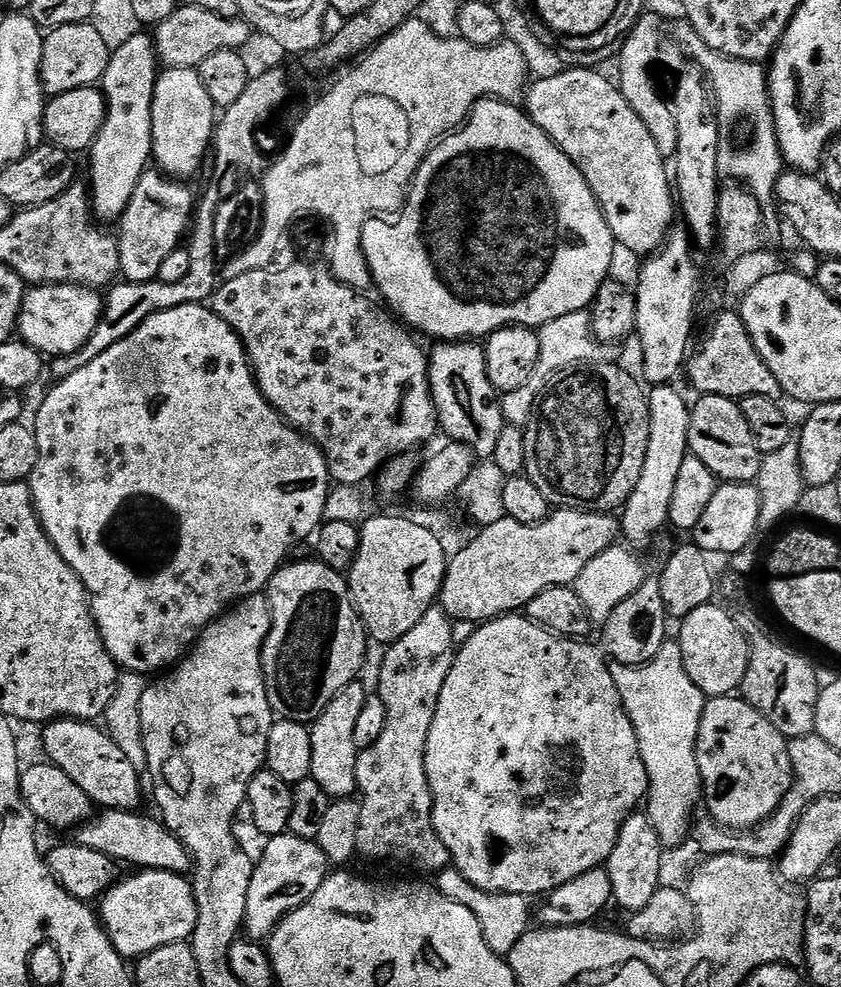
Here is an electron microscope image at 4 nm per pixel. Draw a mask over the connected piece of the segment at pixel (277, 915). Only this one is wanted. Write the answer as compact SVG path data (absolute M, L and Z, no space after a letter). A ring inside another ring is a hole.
M291 834L274 836L255 861L250 878L250 891L246 894L246 914L244 915L243 935L247 939L264 942L271 937L277 924L298 906L306 903L322 886L330 874L330 865L326 854L315 840L298 838Z

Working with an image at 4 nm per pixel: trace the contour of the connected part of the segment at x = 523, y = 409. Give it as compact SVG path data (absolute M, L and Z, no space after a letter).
M585 310L566 314L562 318L554 318L554 322L546 322L540 333L540 361L526 386L522 386L513 392L505 392L502 396L505 421L522 429L527 429L528 423L536 411L540 397L546 391L546 385L557 374L567 372L568 369L577 366L587 366L601 362L612 362L617 359L617 349L613 345L601 342L592 330L592 313Z

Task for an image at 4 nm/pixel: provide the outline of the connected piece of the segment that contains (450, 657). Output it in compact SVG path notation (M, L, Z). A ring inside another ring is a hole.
M434 606L422 614L422 622L410 630L401 640L395 640L387 649L380 664L380 688L378 695L386 706L386 726L374 746L363 749L358 755L356 787L359 792L360 829L357 853L368 860L385 860L388 864L409 864L420 872L438 874L449 867L450 857L438 830L432 821L432 791L426 774L426 738L430 734L430 722L438 710L438 698L442 694L442 682L454 666L458 651L458 639L452 633L454 622L443 608Z

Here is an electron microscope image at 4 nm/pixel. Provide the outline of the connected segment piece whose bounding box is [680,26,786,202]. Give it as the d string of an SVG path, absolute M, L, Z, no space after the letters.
M681 27L680 40L684 48L693 56L701 72L706 74L714 97L716 115L721 125L736 124L739 120L752 123L752 141L745 148L736 148L733 152L725 151L722 156L722 172L725 177L733 176L749 192L755 194L761 202L771 201L776 195L778 178L786 170L784 156L780 153L780 143L776 133L776 123L772 113L772 99L768 93L768 73L763 63L755 60L739 60L733 56L723 56L710 50L702 38L691 28Z

